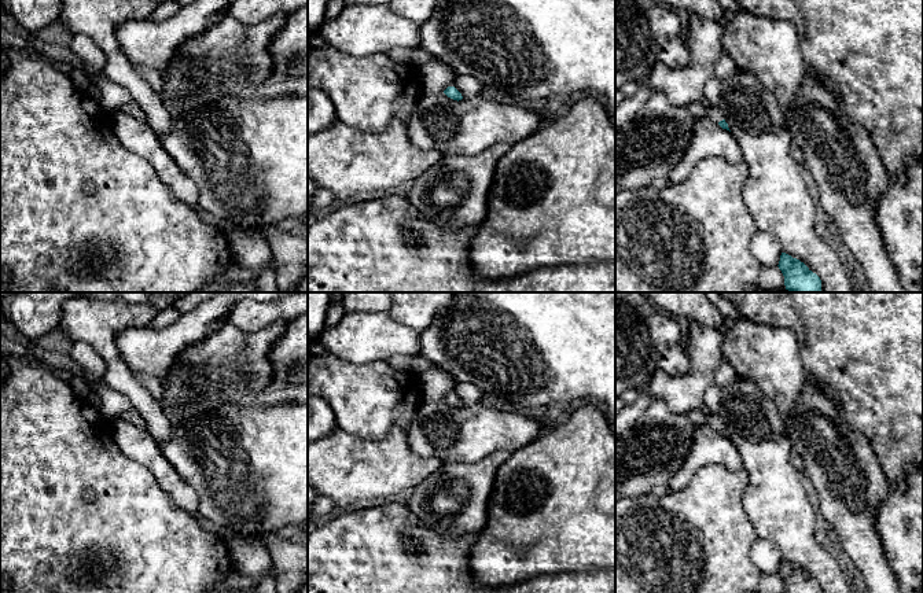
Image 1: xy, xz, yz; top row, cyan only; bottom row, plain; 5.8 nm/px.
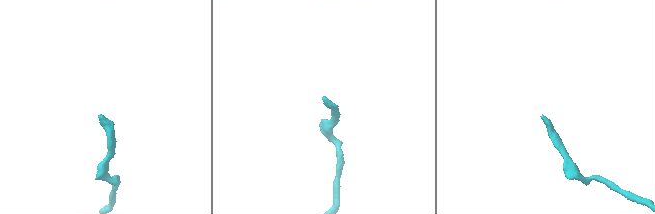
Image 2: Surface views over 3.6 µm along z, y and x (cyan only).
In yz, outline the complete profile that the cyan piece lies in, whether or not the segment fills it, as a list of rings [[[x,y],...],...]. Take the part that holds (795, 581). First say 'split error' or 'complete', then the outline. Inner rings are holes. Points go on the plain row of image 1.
complete | [[[782,560],[777,574],[784,583],[784,593],[821,593],[821,588],[816,581],[786,560]]]

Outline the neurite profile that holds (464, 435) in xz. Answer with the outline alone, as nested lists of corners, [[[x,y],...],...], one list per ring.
[[[444,399],[422,401],[408,430],[408,446],[416,456],[472,464],[489,454],[515,452],[536,441],[547,424],[482,402],[453,408]]]

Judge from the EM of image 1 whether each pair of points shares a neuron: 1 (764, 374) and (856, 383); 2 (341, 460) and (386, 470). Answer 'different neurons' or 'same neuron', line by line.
1: different neurons
2: same neuron

